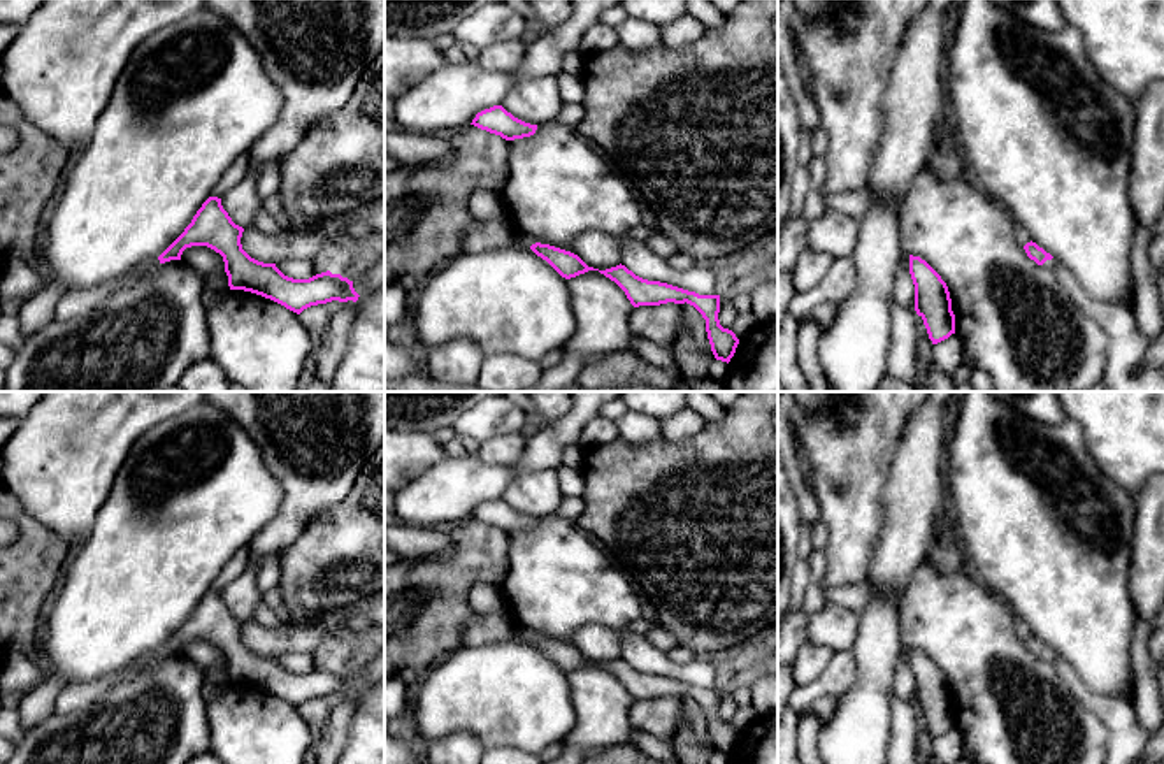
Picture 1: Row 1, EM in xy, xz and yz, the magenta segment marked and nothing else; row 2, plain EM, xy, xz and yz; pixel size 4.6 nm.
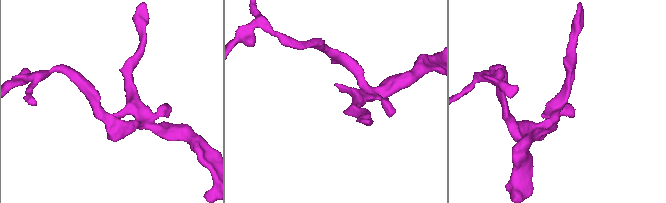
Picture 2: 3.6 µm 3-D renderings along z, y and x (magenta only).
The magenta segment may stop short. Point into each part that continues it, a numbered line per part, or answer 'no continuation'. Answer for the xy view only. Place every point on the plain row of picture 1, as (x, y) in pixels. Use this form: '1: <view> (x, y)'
1: xy (153, 657)

